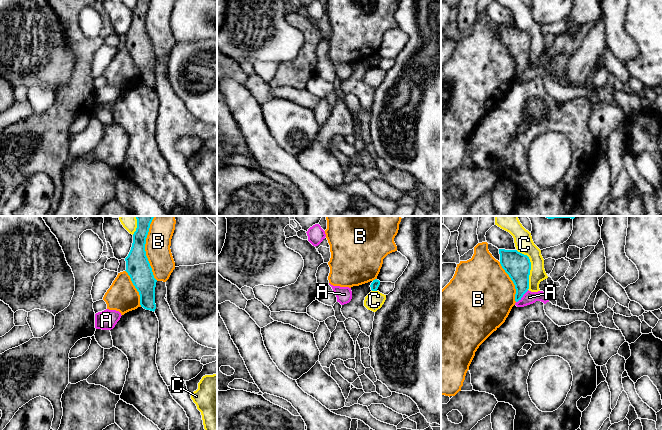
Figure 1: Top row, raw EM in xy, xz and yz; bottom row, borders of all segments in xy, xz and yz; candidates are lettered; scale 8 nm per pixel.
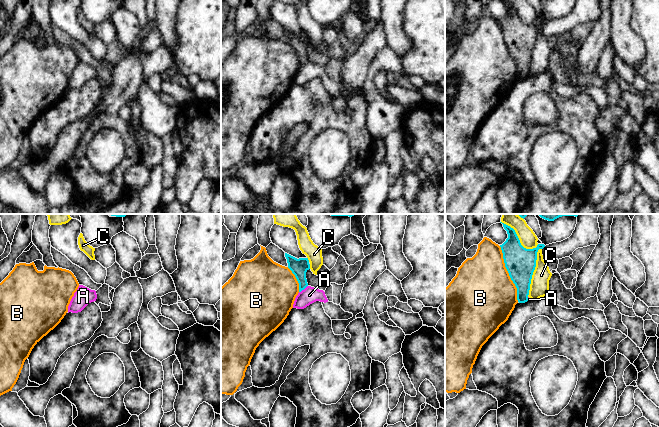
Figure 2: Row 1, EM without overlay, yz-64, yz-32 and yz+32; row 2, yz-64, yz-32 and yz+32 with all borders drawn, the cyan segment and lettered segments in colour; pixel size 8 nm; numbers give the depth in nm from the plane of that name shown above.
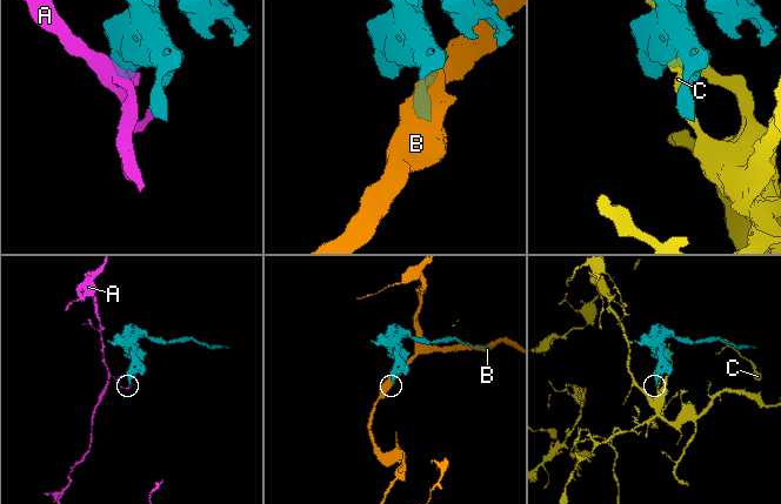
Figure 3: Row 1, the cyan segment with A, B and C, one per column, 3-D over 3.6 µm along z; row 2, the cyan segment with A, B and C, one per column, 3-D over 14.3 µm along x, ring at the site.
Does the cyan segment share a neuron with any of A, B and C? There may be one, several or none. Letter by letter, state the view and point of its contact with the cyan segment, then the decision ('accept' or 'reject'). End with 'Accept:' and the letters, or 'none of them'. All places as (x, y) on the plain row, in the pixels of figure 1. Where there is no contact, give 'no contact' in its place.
A: yz (522, 72) | reject
B: xy (145, 28) | reject
C: yz (530, 43) | reject
Accept: none of them

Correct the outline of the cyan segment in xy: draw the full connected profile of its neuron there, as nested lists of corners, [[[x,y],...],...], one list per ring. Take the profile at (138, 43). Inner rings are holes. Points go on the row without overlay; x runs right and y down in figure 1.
[[[137,0],[133,19],[126,37],[126,48],[140,71],[140,81],[146,86],[155,87],[155,63],[152,44],[145,27],[146,14],[150,0]]]

